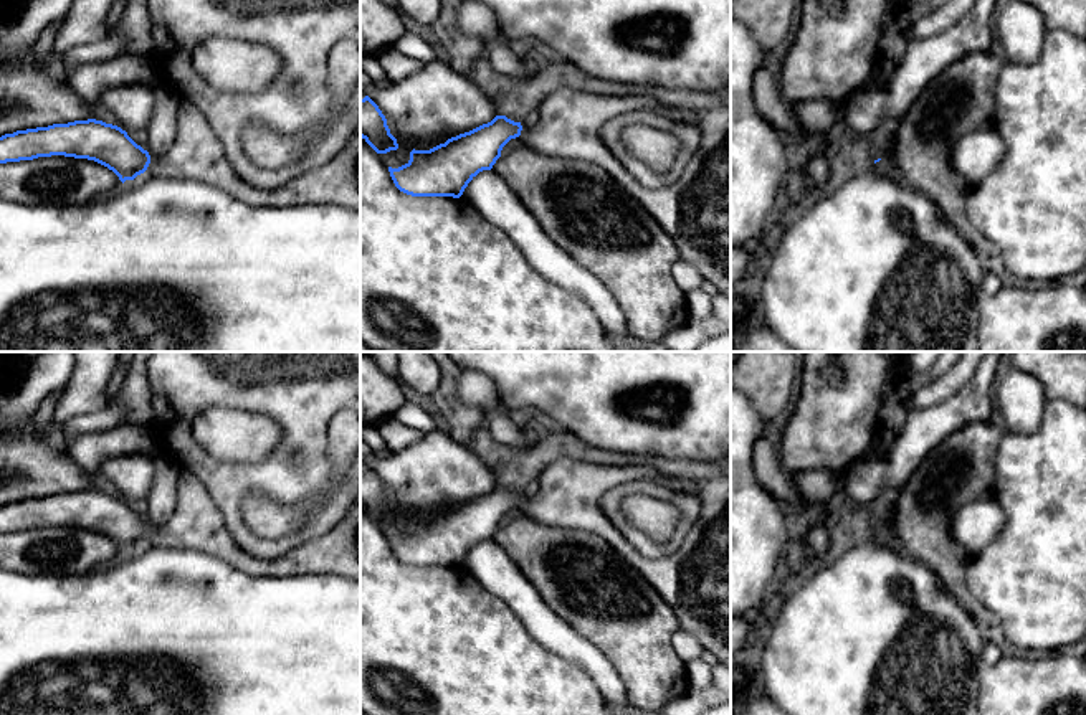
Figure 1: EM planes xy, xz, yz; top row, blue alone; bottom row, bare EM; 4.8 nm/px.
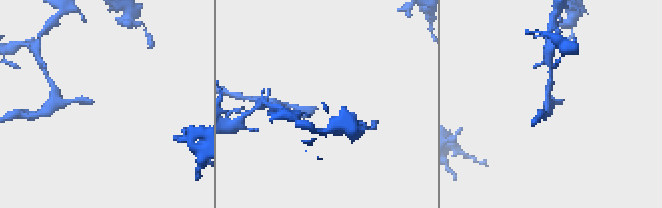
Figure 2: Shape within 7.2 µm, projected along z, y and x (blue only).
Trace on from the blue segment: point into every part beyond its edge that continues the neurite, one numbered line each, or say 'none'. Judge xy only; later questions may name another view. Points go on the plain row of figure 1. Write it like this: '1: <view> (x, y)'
1: xy (197, 524)

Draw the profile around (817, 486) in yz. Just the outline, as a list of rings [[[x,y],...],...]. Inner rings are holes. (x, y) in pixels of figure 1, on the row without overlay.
[[[853,466],[830,471],[830,469],[812,469],[790,472],[792,485],[798,495],[798,507],[802,504],[825,504],[828,505],[831,497],[838,492],[845,492],[846,479]]]

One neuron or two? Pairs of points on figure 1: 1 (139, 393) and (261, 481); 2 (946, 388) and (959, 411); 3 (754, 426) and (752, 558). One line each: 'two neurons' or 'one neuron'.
1: two neurons
2: two neurons
3: one neuron

